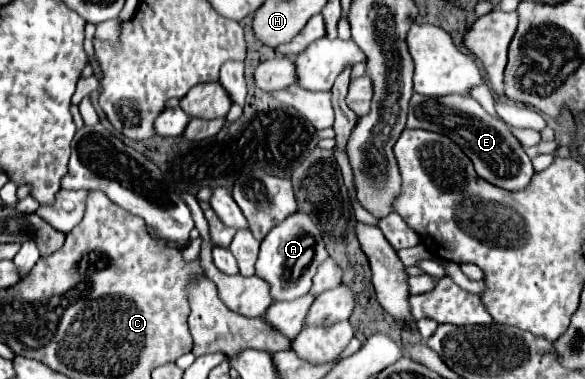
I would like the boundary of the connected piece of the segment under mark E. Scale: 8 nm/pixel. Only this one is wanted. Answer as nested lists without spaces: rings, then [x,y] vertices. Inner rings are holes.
[[[414,93],[410,101],[410,113],[408,113],[408,129],[428,129],[442,135],[448,135],[452,141],[460,145],[460,149],[472,159],[476,173],[506,191],[520,191],[526,187],[534,175],[530,157],[536,157],[540,153],[552,153],[558,145],[554,141],[540,141],[534,147],[528,147],[526,153],[518,139],[510,133],[510,129],[496,117],[488,115],[478,101],[472,97],[462,95],[446,95],[446,97],[424,97]]]

